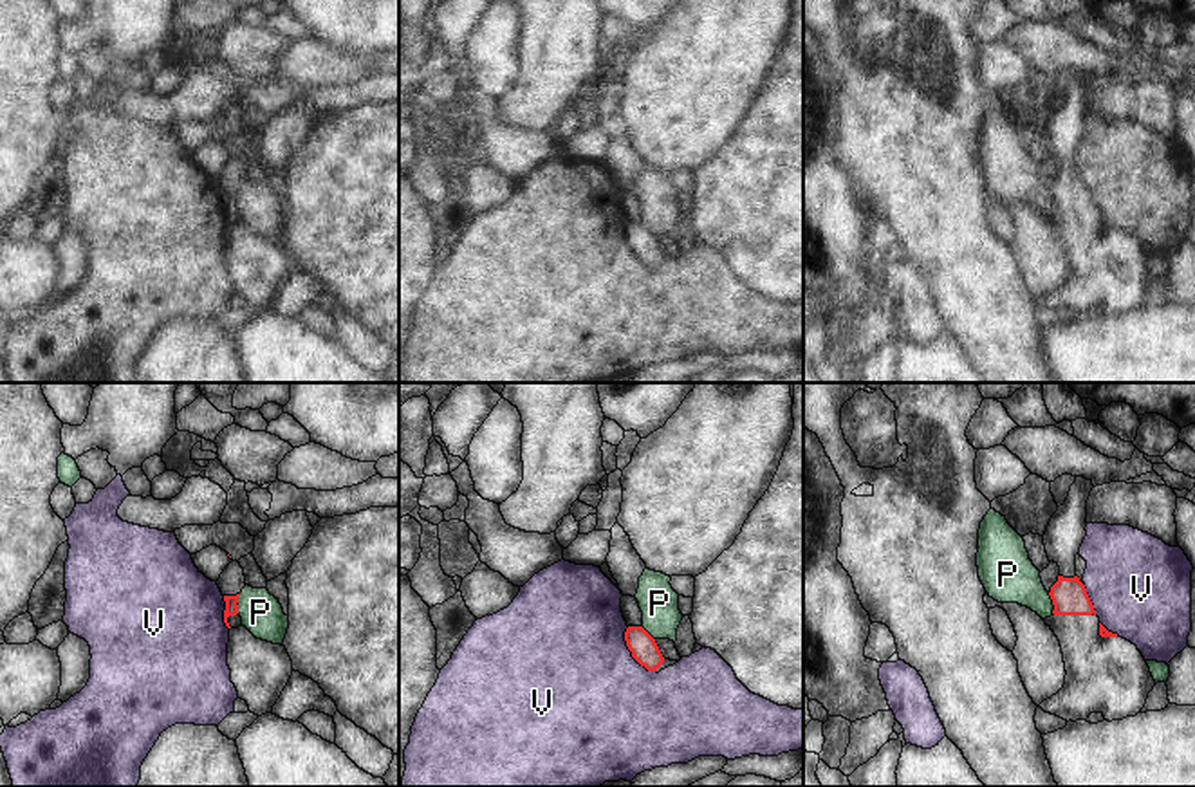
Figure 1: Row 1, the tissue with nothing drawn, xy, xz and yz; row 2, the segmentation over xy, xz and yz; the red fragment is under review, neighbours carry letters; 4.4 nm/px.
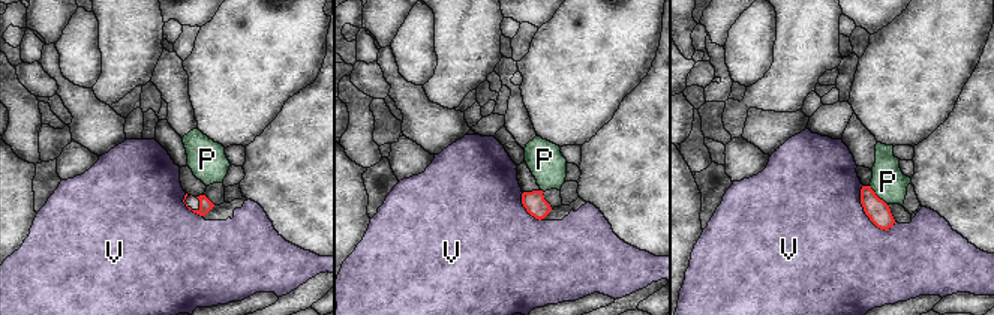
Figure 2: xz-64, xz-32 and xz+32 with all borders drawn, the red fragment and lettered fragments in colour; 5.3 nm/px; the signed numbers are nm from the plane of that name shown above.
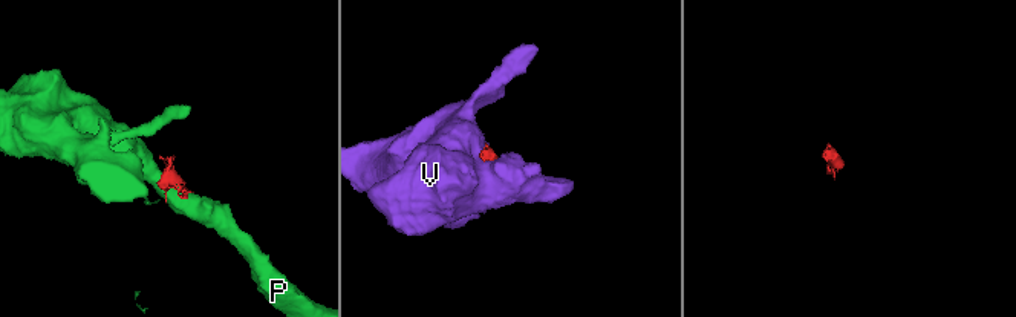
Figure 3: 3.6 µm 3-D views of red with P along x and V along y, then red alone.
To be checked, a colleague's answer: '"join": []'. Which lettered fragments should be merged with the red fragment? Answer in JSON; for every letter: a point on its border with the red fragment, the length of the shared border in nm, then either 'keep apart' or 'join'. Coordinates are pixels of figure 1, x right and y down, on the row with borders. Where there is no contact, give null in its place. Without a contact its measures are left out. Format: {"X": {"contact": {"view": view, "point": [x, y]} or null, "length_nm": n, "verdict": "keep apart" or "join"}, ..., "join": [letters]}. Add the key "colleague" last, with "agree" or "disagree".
{"P": {"contact": {"view": "yz", "point": [1053, 603]}, "length_nm": 110, "verdict": "keep apart"}, "V": {"contact": {"view": "xz", "point": [632, 654]}, "length_nm": 240, "verdict": "keep apart"}, "join": [], "colleague": "agree"}

